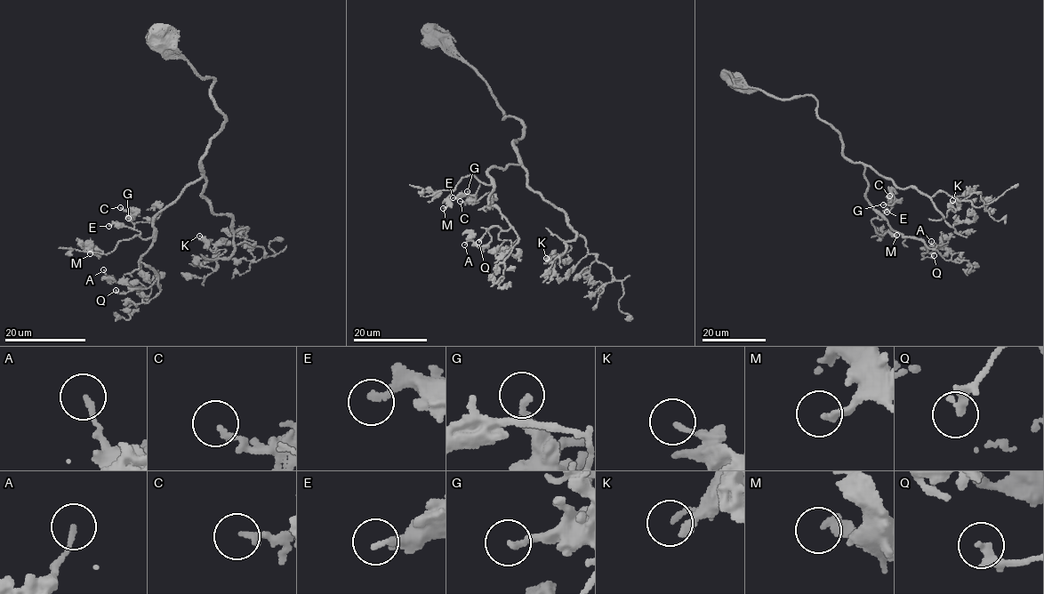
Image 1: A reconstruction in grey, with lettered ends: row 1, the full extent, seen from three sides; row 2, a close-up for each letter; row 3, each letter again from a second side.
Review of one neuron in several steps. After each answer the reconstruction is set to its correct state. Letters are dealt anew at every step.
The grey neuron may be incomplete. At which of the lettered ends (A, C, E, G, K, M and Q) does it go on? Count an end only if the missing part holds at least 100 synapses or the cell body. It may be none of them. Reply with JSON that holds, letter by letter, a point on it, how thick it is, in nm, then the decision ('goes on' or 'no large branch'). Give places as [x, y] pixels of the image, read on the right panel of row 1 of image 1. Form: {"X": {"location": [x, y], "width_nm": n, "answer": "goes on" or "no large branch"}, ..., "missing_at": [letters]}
{"A": {"location": [931, 241], "width_nm": 160, "answer": "no large branch"}, "C": {"location": [889, 196], "width_nm": 190, "answer": "no large branch"}, "E": {"location": [887, 212], "width_nm": 200, "answer": "no large branch"}, "G": {"location": [883, 204], "width_nm": 240, "answer": "no large branch"}, "K": {"location": [952, 200], "width_nm": 140, "answer": "no large branch"}, "M": {"location": [896, 235], "width_nm": 260, "answer": "no large branch"}, "Q": {"location": [934, 255], "width_nm": 190, "answer": "no large branch"}, "missing_at": []}

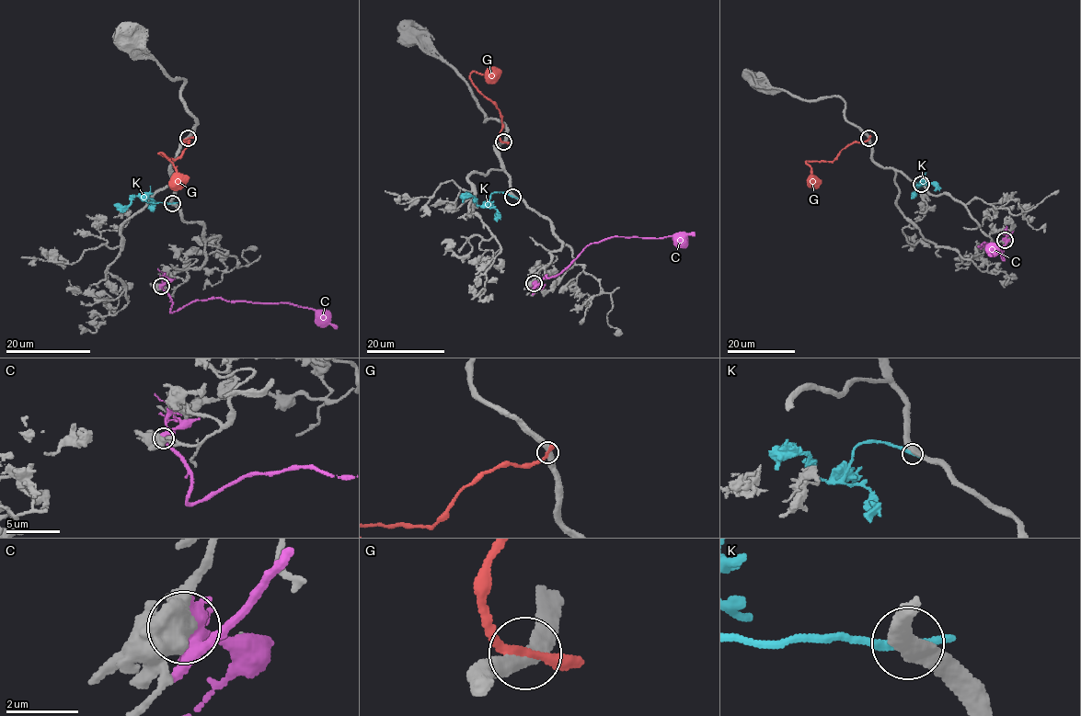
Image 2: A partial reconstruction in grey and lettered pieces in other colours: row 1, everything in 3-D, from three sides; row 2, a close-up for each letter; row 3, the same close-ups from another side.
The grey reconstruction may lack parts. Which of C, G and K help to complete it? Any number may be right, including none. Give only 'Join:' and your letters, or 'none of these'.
Join: K

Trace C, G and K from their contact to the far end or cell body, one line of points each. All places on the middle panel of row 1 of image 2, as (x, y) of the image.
C: (534, 283), (536, 285), (546, 276), (557, 275), (592, 243), (614, 236), (655, 238), (695, 235)
G: (503, 142), (500, 137), (502, 116), (470, 78), (471, 73), (477, 71), (483, 74), (494, 73), (493, 75)
K: (511, 196), (494, 192), (482, 206), (477, 204), (474, 197), (460, 198)

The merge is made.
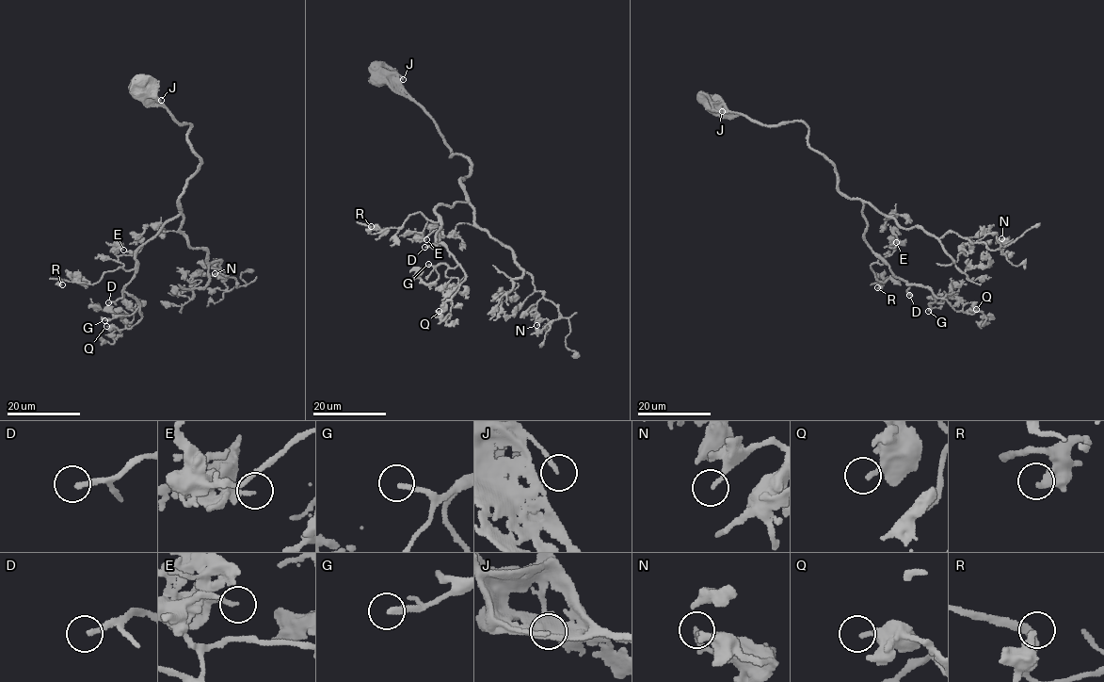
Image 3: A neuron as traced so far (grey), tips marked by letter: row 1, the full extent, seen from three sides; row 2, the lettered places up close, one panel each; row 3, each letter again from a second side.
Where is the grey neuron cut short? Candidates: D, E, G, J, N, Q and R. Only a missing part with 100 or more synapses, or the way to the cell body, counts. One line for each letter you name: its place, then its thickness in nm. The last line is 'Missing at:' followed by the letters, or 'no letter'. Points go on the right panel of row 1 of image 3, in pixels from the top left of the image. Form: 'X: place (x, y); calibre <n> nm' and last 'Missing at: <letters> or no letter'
D: place (909, 295); calibre 190 nm
G: place (928, 311); calibre 200 nm
Missing at: D, G

